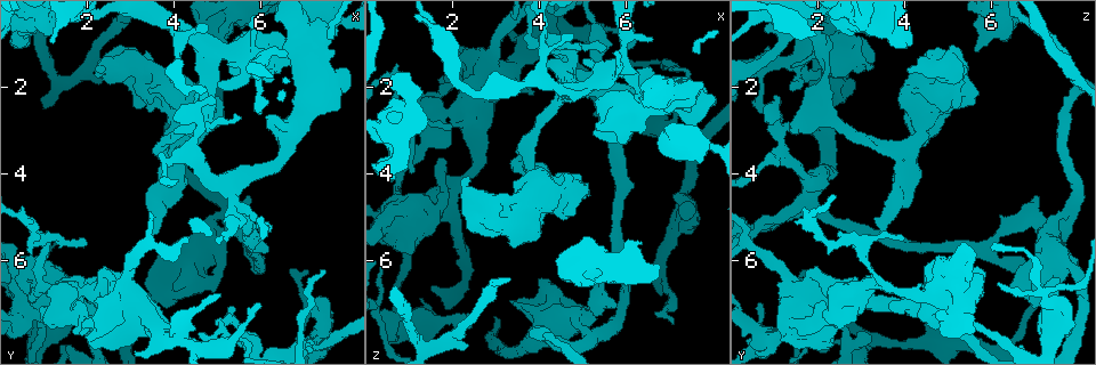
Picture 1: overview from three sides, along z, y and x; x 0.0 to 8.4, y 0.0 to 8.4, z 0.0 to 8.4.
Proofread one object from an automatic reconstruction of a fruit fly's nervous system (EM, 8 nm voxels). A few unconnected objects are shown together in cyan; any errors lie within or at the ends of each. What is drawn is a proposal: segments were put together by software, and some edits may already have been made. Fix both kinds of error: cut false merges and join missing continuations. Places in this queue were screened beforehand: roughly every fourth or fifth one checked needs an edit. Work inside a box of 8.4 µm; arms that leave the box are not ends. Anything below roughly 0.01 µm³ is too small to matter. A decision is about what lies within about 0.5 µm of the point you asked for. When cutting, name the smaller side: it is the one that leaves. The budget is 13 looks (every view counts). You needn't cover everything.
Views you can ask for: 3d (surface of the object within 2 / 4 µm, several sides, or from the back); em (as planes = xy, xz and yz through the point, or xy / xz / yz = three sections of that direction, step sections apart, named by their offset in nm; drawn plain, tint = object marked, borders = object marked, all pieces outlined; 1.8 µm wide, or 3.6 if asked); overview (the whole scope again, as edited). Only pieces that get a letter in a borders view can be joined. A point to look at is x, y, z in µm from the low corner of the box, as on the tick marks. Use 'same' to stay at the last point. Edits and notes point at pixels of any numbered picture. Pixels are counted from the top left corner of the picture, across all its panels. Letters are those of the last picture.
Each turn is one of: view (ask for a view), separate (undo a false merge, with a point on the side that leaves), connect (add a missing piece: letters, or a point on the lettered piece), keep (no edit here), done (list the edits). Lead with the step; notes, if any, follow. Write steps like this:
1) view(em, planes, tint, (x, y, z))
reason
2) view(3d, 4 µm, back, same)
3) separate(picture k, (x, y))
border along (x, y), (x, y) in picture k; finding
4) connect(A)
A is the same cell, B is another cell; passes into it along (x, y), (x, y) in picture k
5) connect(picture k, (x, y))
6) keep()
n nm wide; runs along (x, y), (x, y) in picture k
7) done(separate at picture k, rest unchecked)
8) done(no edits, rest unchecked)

view(3d, 2 µm, (5.15, 0.80, 6.40))

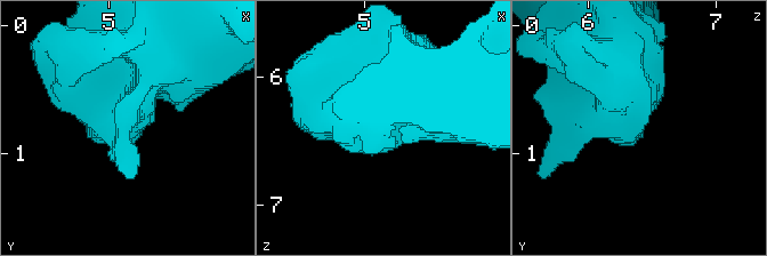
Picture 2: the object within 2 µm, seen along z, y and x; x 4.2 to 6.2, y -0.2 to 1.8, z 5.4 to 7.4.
view(em, planes, borders, (5.22, 0.80, 6.40))

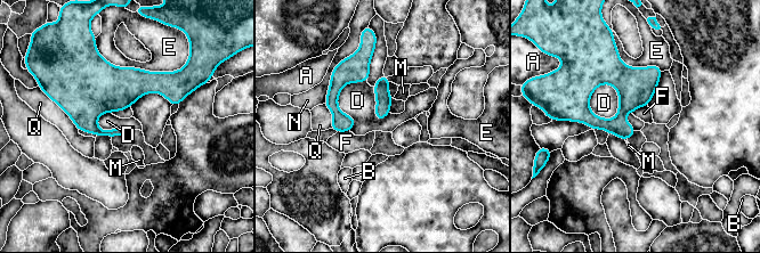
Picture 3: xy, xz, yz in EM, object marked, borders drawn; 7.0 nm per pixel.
keep()
A, B, D, E, F, M, N and Q are other cells; border along (609, 83), (617, 113), (604, 119) in picture 3; none of them fits

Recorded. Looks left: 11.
view(em, 3.6 µm, planes, borders, (5.50, 1.10, 1.90))
sharp bend

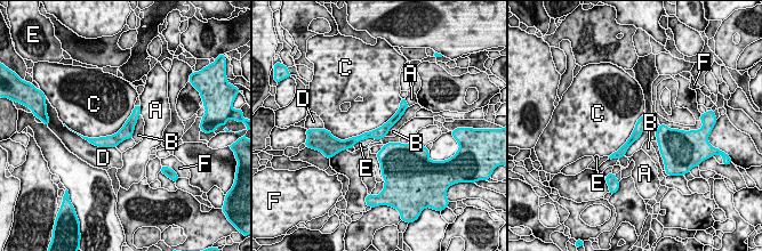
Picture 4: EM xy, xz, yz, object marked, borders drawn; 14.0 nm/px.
keep()
160 nm wide; A, B, C, D, E and F are other cells; runs along (403, 106), (380, 132), (351, 143) in picture 4; continuous, no second neuron

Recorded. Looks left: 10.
view(em, planes, borders, (1.95, 5.60, 2.95))
branch stops here

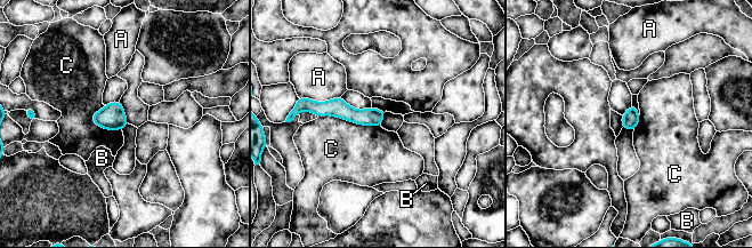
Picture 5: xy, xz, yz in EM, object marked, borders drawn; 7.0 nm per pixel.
keep()
A, B and C are other cells; border along (318, 116), (380, 126) in picture 5; no lettered piece goes on from it

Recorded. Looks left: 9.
view(em, 3.6 µm, planes, tint, (0.85, 6.75, 4.70))
abrupt turn

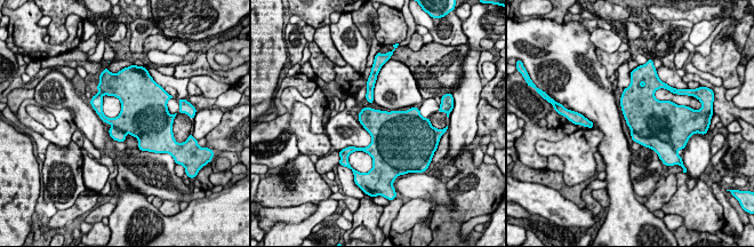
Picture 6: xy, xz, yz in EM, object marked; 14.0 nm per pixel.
view(em, 3.6 µm, planes, borders, same)
see the neighbours

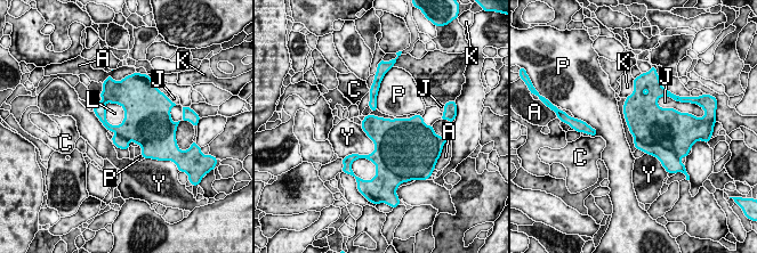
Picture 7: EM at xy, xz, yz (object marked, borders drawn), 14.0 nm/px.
separate(picture 7, (665, 156))
A, C, J, K, L, P and Y are other cells; border along (634, 137), (669, 149) in picture 7; a second neuron is stuck on

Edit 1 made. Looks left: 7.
view(3d, 4 µm, (5.85, 7.90, 2.70))
branch point

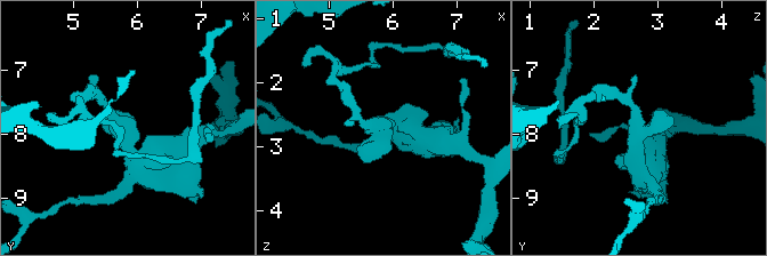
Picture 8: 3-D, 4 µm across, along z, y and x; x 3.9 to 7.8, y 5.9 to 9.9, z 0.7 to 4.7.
view(em, planes, borders, (5.85, 7.90, 2.65))
shape alone is not enough

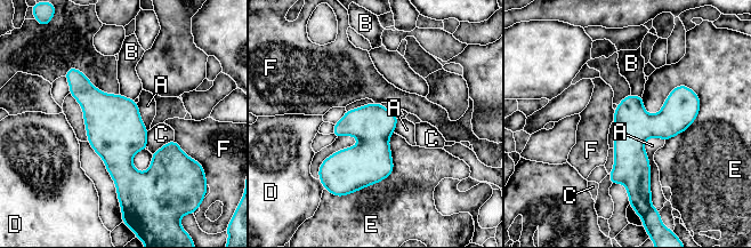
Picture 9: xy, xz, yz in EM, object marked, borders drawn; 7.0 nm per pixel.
keep()
A, B, C, D, E and F are other cells; border along (642, 96), (701, 108) in picture 9; continuous, no second neuron

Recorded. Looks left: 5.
done(separate at picture 7, rest unchecked)

